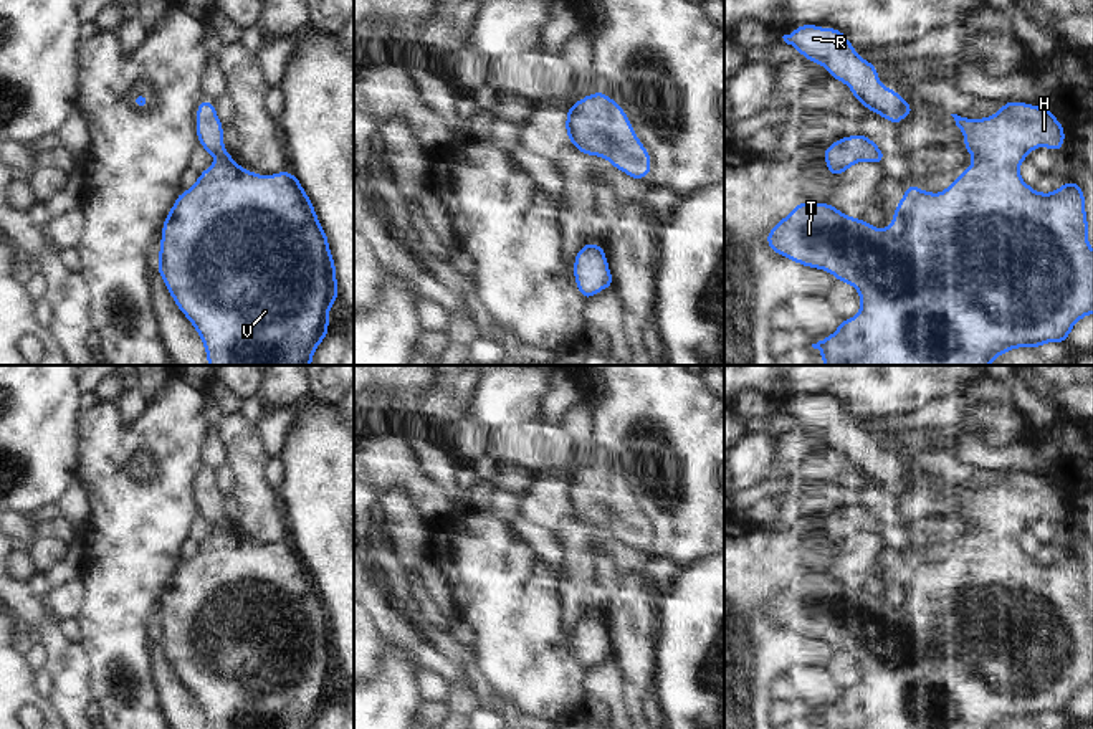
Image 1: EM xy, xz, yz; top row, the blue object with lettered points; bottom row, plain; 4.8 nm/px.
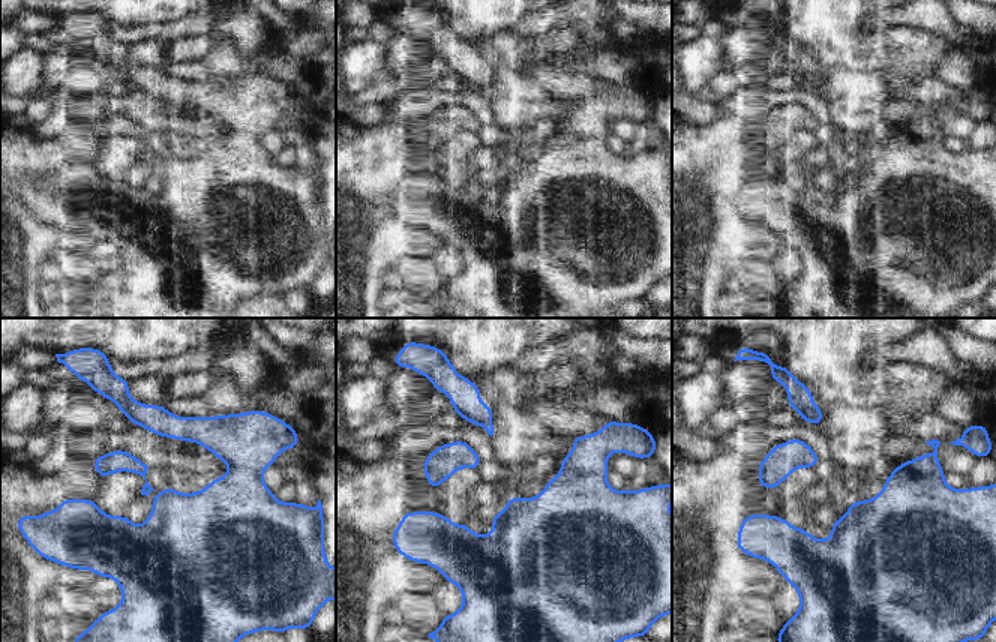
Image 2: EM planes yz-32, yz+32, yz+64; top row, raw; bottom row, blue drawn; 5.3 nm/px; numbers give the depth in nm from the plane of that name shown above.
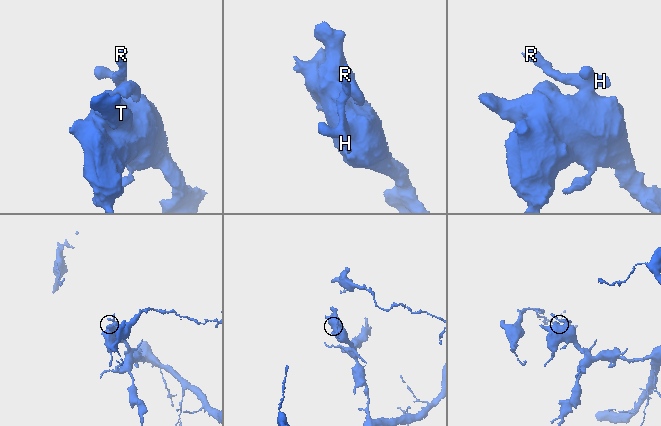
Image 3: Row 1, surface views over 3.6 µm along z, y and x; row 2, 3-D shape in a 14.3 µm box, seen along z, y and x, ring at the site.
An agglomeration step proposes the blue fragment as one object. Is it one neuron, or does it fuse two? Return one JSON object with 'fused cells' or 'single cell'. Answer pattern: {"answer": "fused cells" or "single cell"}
{"answer": "single cell"}

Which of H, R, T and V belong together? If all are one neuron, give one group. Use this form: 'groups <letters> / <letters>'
groups H R T V

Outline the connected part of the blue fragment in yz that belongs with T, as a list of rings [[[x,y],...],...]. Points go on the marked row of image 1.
[[[1004,101],[999,112],[984,119],[951,116],[966,137],[962,145],[972,155],[972,165],[961,172],[941,193],[929,193],[913,183],[906,185],[903,198],[893,210],[893,223],[888,228],[880,230],[865,218],[852,218],[832,203],[804,203],[799,200],[797,207],[764,236],[774,253],[794,260],[797,264],[828,271],[838,283],[850,283],[862,298],[862,307],[853,319],[840,319],[832,336],[812,344],[814,349],[820,350],[823,365],[989,365],[994,359],[1017,347],[1033,347],[1038,350],[1047,342],[1067,344],[1073,326],[1081,317],[1093,314],[1093,250],[1086,238],[1090,226],[1083,188],[1075,180],[1070,180],[1055,192],[1040,193],[1027,185],[1019,174],[1019,165],[1030,150],[1042,145],[1047,145],[1052,152],[1063,149],[1065,127],[1062,122],[1055,119],[1050,109],[1020,101]]]

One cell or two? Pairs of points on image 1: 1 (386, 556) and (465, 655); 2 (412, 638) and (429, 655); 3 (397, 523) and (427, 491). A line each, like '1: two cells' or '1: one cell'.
1: one cell
2: one cell
3: two cells

